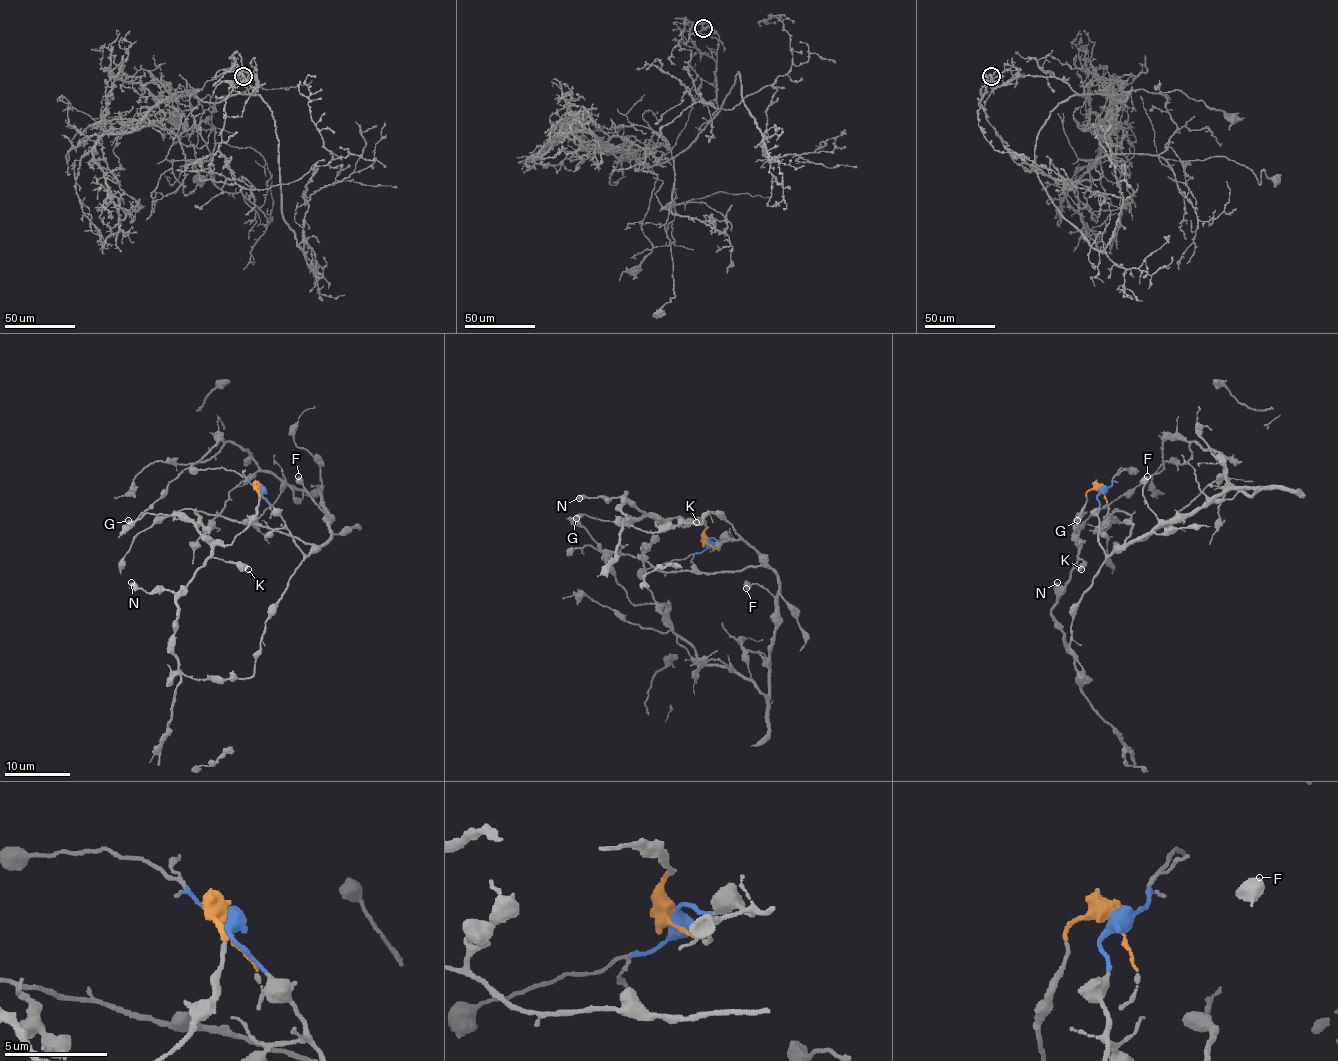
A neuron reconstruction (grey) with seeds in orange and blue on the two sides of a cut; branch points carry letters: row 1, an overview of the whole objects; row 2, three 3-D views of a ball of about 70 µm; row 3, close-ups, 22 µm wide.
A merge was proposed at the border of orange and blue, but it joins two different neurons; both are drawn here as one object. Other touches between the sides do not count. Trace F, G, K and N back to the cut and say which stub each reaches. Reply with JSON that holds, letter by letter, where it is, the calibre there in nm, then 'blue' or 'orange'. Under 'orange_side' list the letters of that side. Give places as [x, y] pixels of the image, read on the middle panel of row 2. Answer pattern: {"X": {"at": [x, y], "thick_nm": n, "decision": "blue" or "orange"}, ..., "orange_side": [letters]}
{"F": {"at": [746, 588], "thick_nm": 600, "decision": "blue"}, "G": {"at": [576, 518], "thick_nm": 320, "decision": "orange"}, "K": {"at": [696, 522], "thick_nm": 500, "decision": "orange"}, "N": {"at": [579, 498], "thick_nm": 600, "decision": "orange"}, "orange_side": ["G", "K", "N"]}

